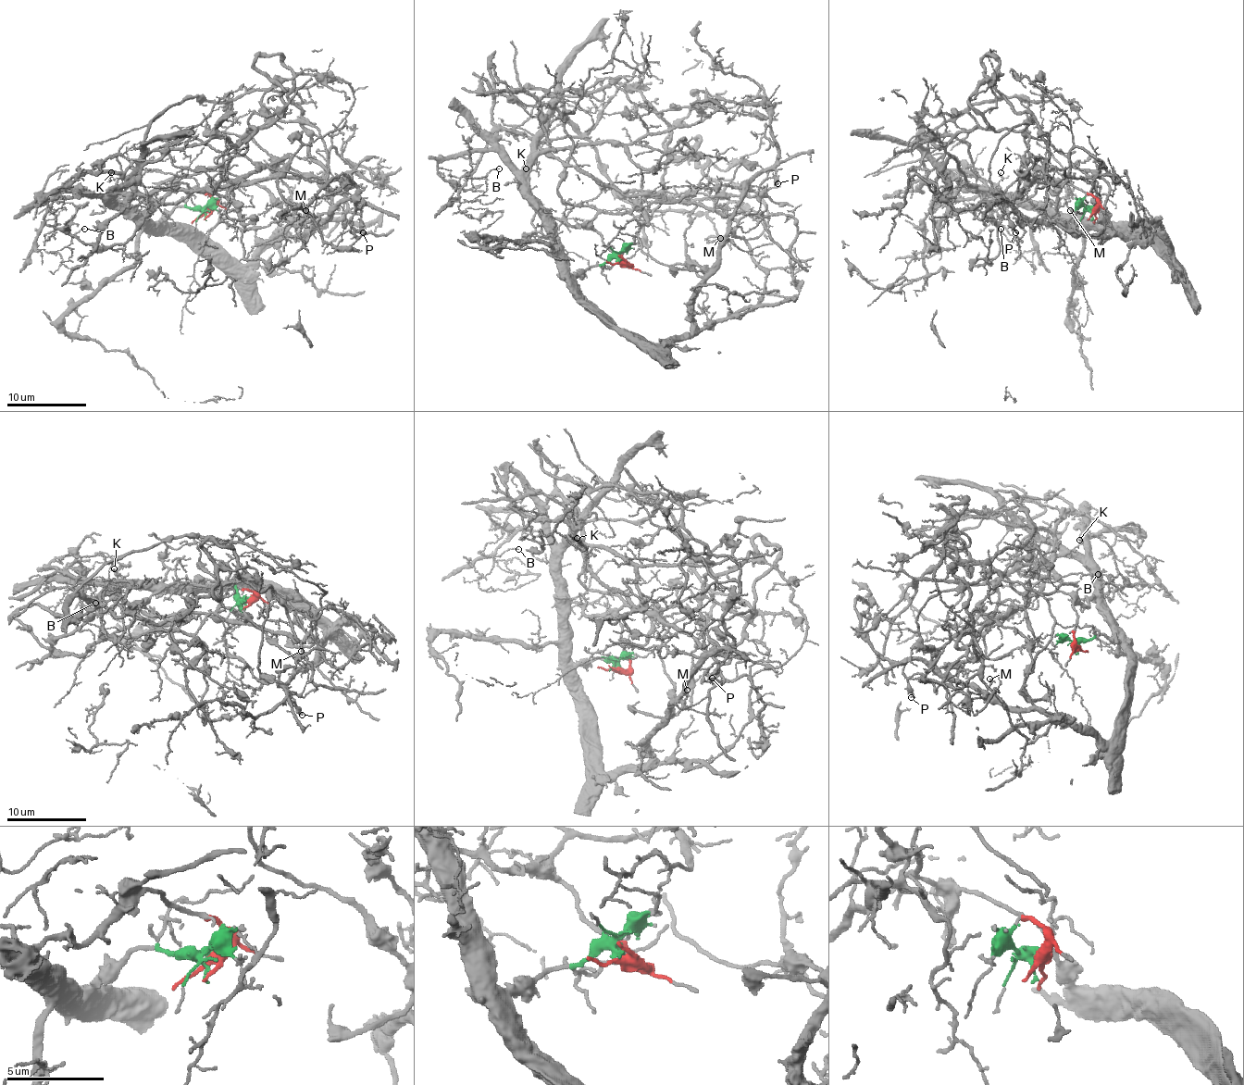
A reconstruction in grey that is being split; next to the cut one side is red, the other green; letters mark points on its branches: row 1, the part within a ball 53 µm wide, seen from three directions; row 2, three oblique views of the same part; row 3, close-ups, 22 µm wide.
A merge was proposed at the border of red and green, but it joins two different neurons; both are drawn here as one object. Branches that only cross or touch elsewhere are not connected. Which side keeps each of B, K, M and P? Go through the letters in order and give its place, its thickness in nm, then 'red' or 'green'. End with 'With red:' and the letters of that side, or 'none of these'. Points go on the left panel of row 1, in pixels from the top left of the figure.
B: (84, 229) | 90 nm | red
K: (111, 172) | 110 nm | green
M: (305, 210) | 180 nm | green
P: (363, 232) | 140 nm | green
With red: B

